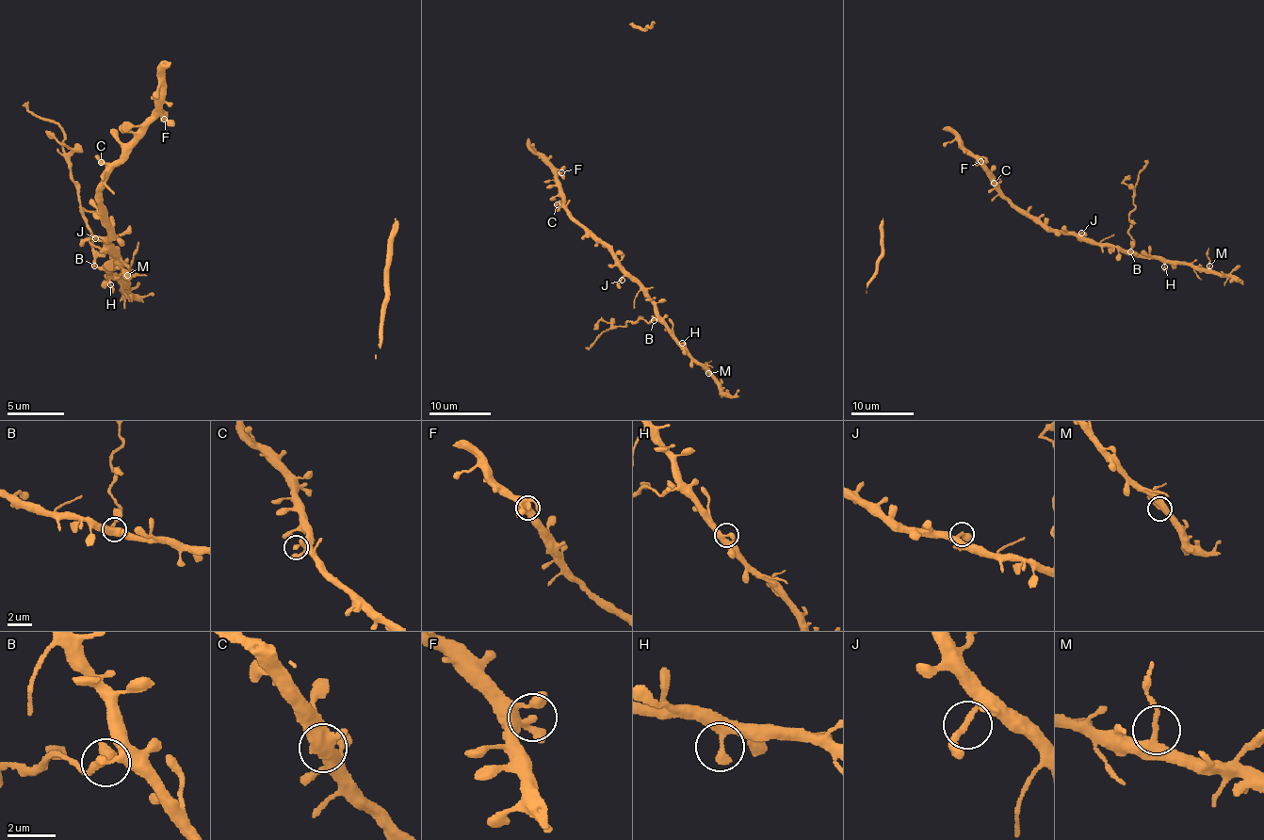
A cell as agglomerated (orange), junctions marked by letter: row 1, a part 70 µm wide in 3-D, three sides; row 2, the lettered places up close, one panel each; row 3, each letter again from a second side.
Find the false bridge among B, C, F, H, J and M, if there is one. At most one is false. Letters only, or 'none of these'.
B

